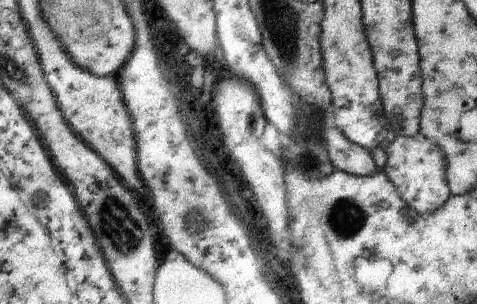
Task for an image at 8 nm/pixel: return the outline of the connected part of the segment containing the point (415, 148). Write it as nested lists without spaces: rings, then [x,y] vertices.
[[[422,132],[414,136],[398,135],[384,148],[387,156],[382,170],[397,188],[398,194],[416,212],[427,215],[438,210],[451,195],[445,176],[447,162],[442,150]]]

